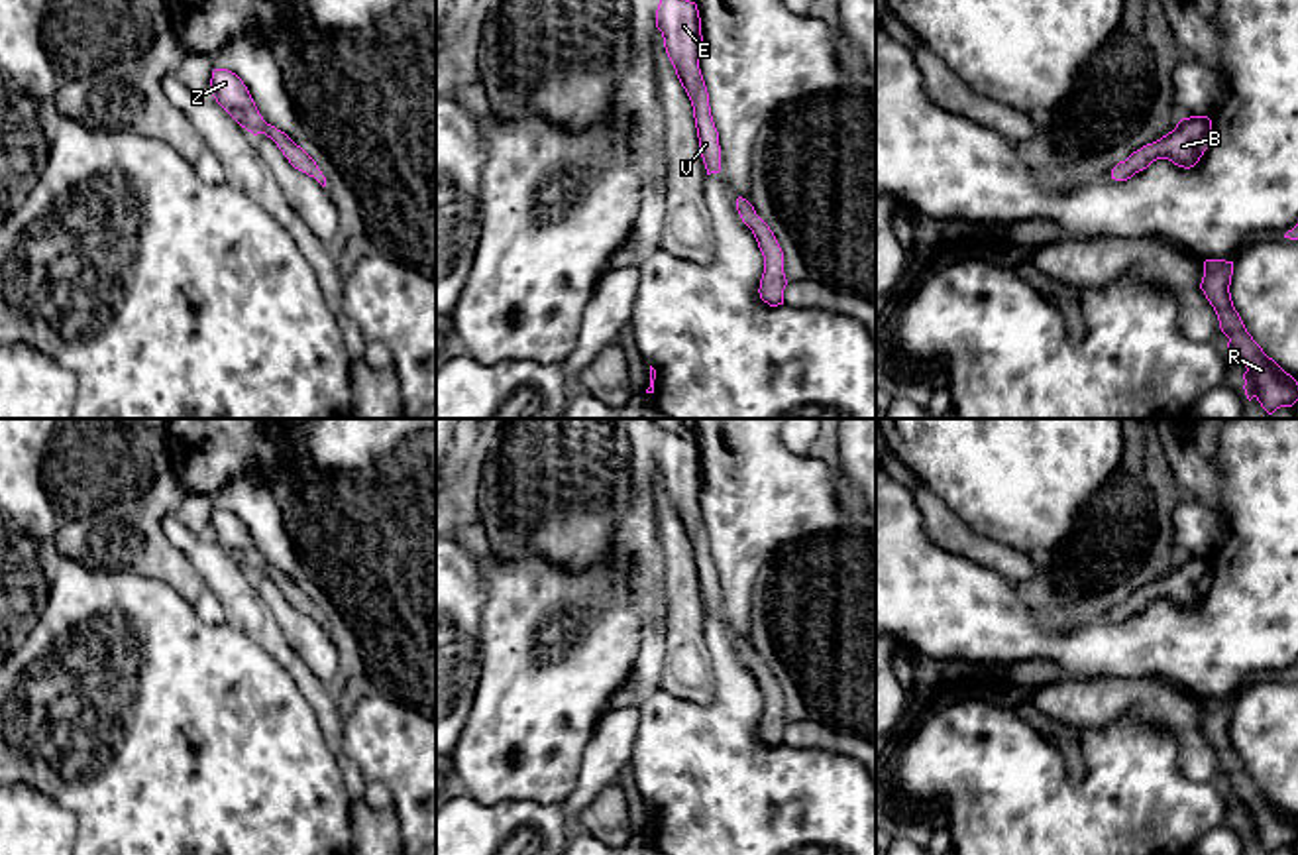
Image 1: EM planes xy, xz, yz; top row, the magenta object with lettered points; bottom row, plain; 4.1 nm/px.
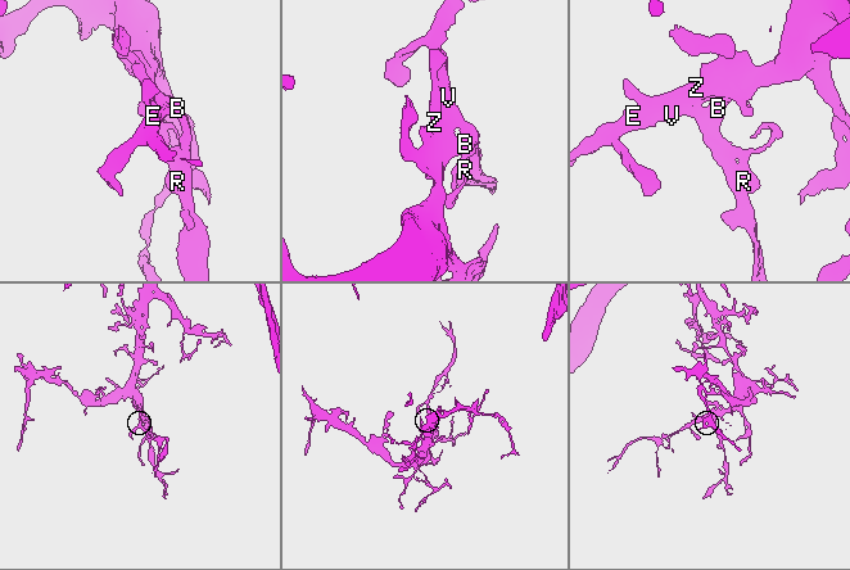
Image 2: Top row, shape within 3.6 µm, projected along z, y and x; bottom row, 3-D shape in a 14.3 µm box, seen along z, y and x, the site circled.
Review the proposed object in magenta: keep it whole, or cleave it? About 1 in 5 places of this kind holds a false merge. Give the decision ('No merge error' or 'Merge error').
No merge error

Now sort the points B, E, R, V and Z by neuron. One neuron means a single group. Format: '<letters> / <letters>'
B E R V Z

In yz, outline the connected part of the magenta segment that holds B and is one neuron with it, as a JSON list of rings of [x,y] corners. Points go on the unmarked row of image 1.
[[[1208,556],[1182,558],[1172,572],[1133,592],[1111,609],[1111,619],[1127,621],[1157,599],[1168,599],[1178,607],[1194,607],[1212,584],[1212,560]]]

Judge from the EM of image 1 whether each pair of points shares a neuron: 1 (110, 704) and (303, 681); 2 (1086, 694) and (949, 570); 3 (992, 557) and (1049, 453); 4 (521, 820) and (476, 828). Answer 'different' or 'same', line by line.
1: different
2: different
3: different
4: same

